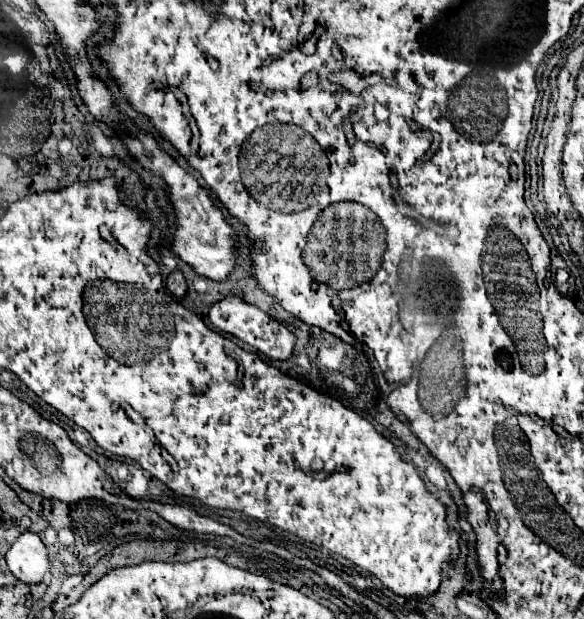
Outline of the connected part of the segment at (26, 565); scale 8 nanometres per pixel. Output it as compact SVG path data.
M25 530L17 536L13 546L9 548L7 564L19 580L27 584L37 584L49 572L47 548L35 532Z

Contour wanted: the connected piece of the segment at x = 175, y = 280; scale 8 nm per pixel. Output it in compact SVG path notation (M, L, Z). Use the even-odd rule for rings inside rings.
M175 270L175 272L171 272L169 274L169 278L167 278L167 290L173 294L173 296L177 296L177 298L185 298L187 296L187 282L185 282L185 276L179 272L179 270Z

